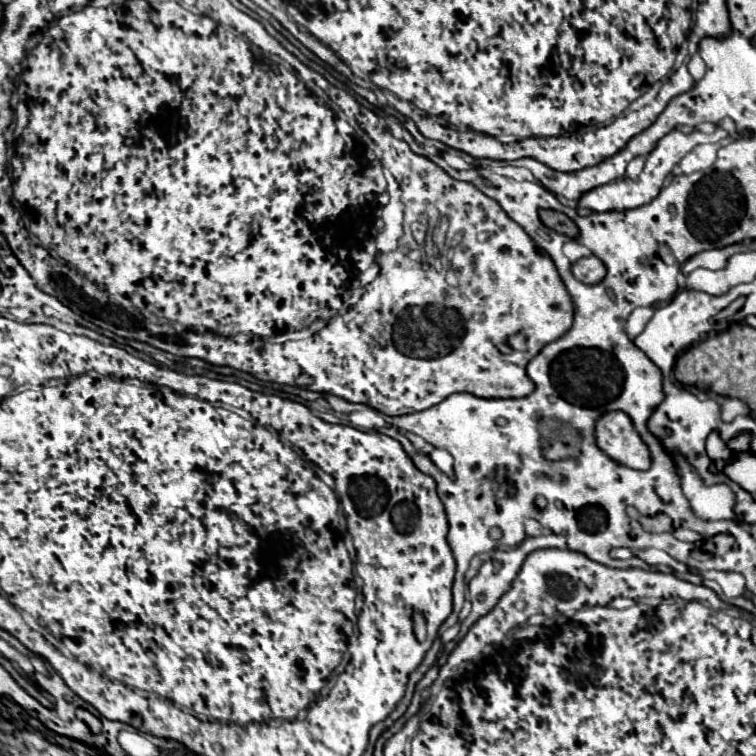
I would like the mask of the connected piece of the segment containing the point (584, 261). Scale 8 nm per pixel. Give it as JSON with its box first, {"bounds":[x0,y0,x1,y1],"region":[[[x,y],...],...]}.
{"bounds":[571,256,605,284],"region":[[[587,256],[573,262],[571,272],[579,282],[585,282],[585,284],[597,284],[605,278],[605,266],[595,256]]]}

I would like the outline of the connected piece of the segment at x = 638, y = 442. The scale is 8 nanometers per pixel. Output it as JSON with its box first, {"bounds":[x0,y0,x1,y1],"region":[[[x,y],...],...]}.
{"bounds":[595,412,651,470],"region":[[[605,412],[595,422],[595,442],[603,454],[623,466],[647,470],[651,464],[649,450],[625,412]]]}

